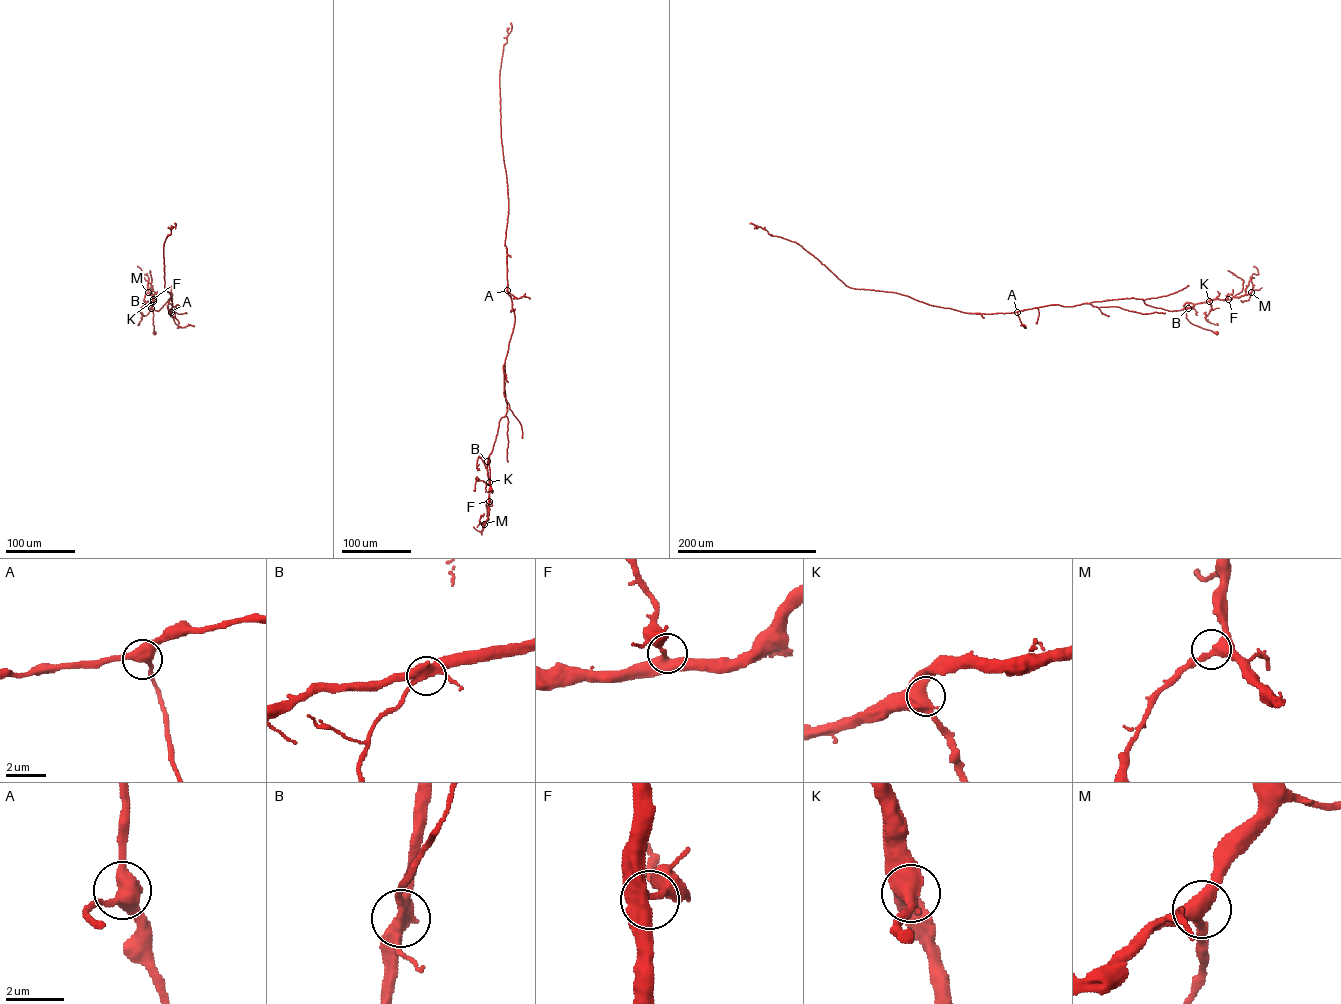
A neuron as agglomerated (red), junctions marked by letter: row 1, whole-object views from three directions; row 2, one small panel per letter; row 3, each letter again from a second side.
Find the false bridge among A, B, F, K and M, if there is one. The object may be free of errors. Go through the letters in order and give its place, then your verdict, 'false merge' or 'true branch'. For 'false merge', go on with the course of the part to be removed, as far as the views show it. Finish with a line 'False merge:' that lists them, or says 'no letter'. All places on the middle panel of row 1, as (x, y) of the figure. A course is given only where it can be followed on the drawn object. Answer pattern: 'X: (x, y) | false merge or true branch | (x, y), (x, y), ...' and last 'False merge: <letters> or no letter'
A: (507, 290) | true branch
B: (487, 461) | true branch
F: (489, 501) | true branch
K: (489, 482) | true branch
M: (484, 524) | true branch
False merge: no letter

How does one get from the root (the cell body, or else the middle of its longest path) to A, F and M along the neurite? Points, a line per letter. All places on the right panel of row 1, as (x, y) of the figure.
A: (1216, 332), (1191, 323), (1186, 318), (1187, 308), (1169, 311), (1133, 297), (1073, 306), (1050, 305), (1017, 312)
F: (1216, 332), (1191, 323), (1186, 318), (1186, 310), (1210, 300), (1228, 299)
M: (1216, 332), (1191, 323), (1186, 318), (1186, 310), (1210, 300), (1230, 299), (1251, 292)

